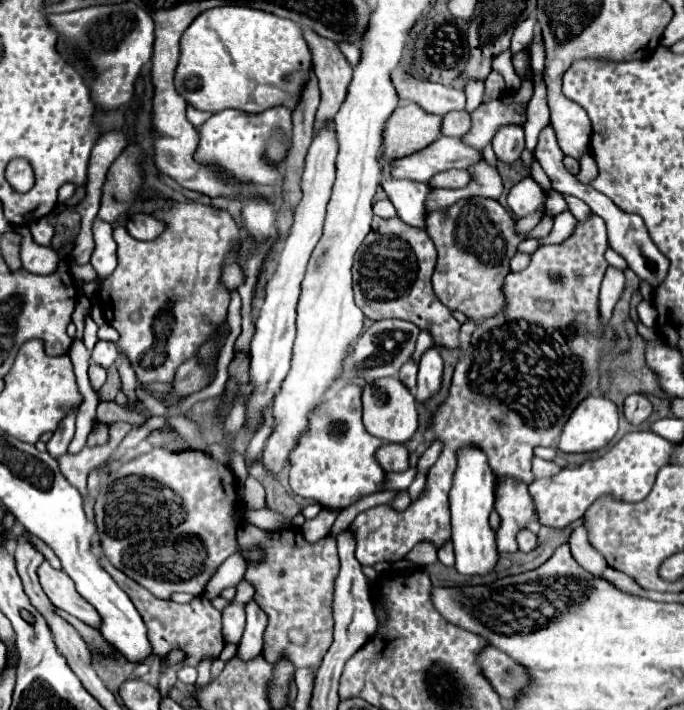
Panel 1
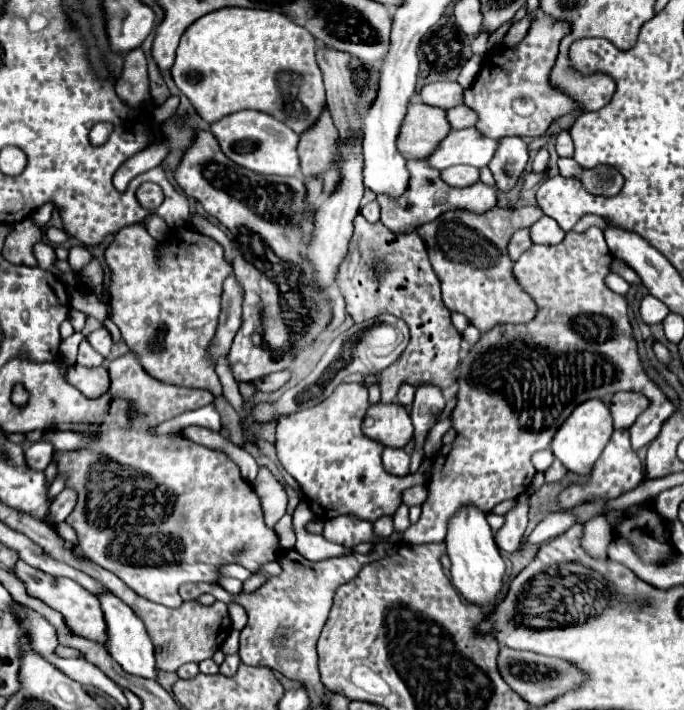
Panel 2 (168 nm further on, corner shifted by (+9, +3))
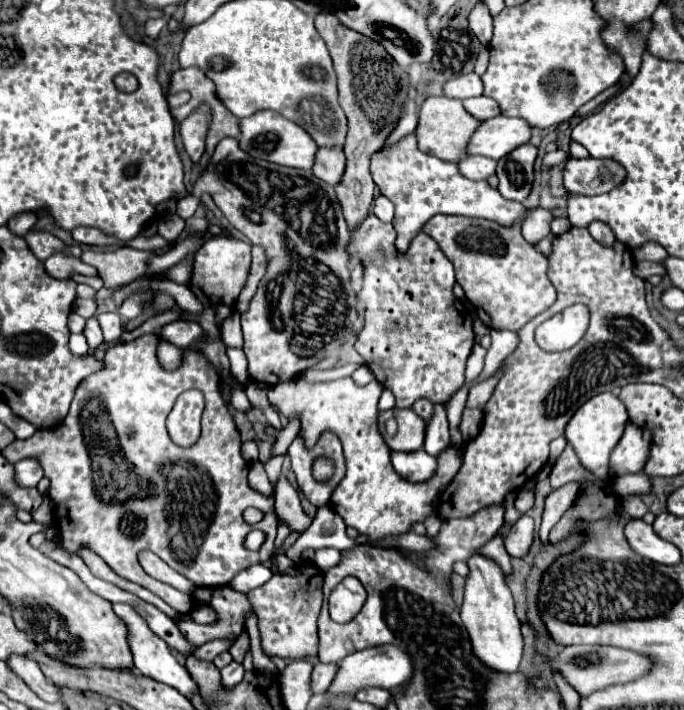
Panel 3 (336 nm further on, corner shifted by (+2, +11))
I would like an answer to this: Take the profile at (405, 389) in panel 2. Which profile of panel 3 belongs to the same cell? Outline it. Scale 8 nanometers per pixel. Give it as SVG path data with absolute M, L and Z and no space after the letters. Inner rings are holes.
M420 398L420 400L416 400L414 402L414 406L412 406L412 410L418 414L418 416L422 416L424 420L428 420L428 416L430 416L430 410L432 410L432 402L430 400L426 400L426 398Z

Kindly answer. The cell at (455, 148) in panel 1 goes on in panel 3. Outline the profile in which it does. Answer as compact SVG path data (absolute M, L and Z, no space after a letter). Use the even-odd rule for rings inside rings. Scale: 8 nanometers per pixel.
M494 116L490 120L480 122L476 132L472 134L466 154L486 156L492 160L500 160L508 152L512 152L518 144L526 144L530 140L530 126L520 118Z

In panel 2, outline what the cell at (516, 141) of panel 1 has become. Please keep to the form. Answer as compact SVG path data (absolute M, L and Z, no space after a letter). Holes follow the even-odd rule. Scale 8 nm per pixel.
M501 138L501 144L489 164L489 170L495 178L495 188L501 192L509 192L523 174L527 160L529 148L521 138Z

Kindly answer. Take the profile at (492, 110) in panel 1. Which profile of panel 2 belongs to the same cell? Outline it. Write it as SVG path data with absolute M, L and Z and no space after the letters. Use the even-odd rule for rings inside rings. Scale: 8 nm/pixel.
M547 14L537 16L527 32L527 36L513 48L507 48L503 44L489 48L483 54L483 66L481 72L477 74L475 82L471 84L469 90L465 90L465 104L469 108L473 108L479 114L479 122L475 124L485 136L491 138L503 138L503 136L543 136L547 132L547 128L561 116L565 114L573 114L581 110L581 104L577 100L573 100L569 94L565 94L563 90L559 90L557 86L553 86L549 82L549 74L555 66L557 54L559 54L559 42L563 40L563 36L569 34L571 24L567 20L557 20L551 18Z

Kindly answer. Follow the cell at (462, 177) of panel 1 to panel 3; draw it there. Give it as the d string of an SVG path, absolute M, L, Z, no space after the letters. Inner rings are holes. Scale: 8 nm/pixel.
M466 156L458 162L458 170L470 180L486 180L494 174L496 162L484 156Z

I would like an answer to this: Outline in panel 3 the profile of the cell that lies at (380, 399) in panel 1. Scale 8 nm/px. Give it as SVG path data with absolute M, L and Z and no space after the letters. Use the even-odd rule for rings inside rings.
M392 408L390 414L398 422L396 436L390 436L386 432L386 428L384 428L384 412L380 412L380 418L378 418L378 430L384 436L390 450L402 450L402 452L420 450L422 440L424 440L426 422L412 408Z

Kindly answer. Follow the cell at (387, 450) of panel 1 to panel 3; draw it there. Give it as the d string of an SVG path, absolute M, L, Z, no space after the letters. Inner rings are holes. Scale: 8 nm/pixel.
M424 450L392 452L392 466L402 478L410 482L422 482L432 476L436 468L436 458L426 454Z

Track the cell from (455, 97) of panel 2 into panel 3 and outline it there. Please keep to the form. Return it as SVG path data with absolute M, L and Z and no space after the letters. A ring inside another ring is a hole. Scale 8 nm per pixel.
M464 74L458 78L452 78L444 84L444 94L448 98L472 98L472 96L480 96L482 94L482 80L478 74Z

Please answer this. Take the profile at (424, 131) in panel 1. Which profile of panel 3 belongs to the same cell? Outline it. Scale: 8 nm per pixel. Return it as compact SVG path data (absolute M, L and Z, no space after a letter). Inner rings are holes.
M430 96L420 106L420 122L416 128L418 148L422 152L438 156L442 160L458 162L462 156L466 156L464 148L466 148L474 128L478 128L478 124L480 124L480 120L474 120L468 112L464 112L464 106L460 100L454 100L448 96Z

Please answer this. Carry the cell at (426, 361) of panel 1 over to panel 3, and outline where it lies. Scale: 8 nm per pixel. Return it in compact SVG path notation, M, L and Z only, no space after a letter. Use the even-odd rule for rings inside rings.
M434 404L434 412L426 422L426 440L424 450L430 456L438 456L442 448L448 448L450 434L448 434L448 420L446 420L446 404Z

